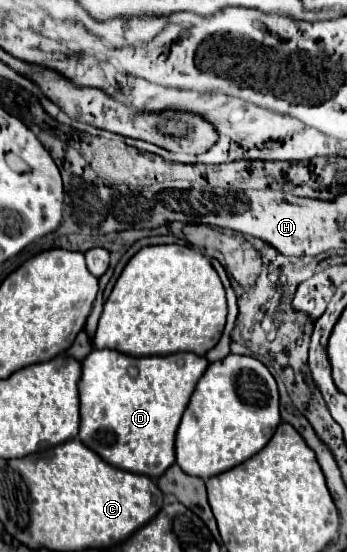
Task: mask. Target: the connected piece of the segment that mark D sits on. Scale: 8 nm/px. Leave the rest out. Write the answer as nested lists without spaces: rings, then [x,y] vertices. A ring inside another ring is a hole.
[[[93,350],[81,366],[79,440],[121,470],[161,476],[175,462],[175,432],[197,380],[209,366],[207,358],[193,352],[137,358],[117,350]]]

